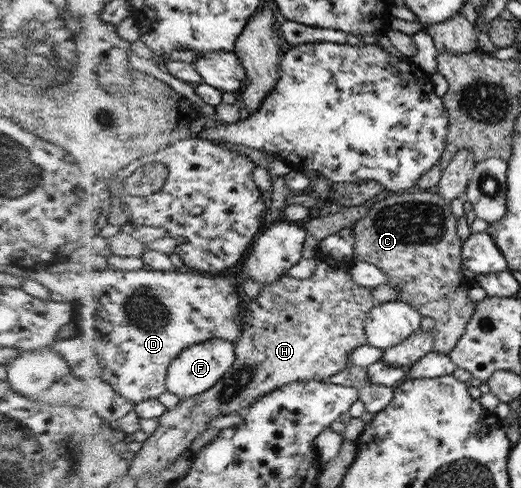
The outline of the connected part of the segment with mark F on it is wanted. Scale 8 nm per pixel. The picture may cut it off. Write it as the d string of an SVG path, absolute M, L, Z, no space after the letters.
M216 338L201 342L188 348L171 364L167 390L178 394L183 400L203 395L204 392L214 388L232 370L238 358L236 341Z

